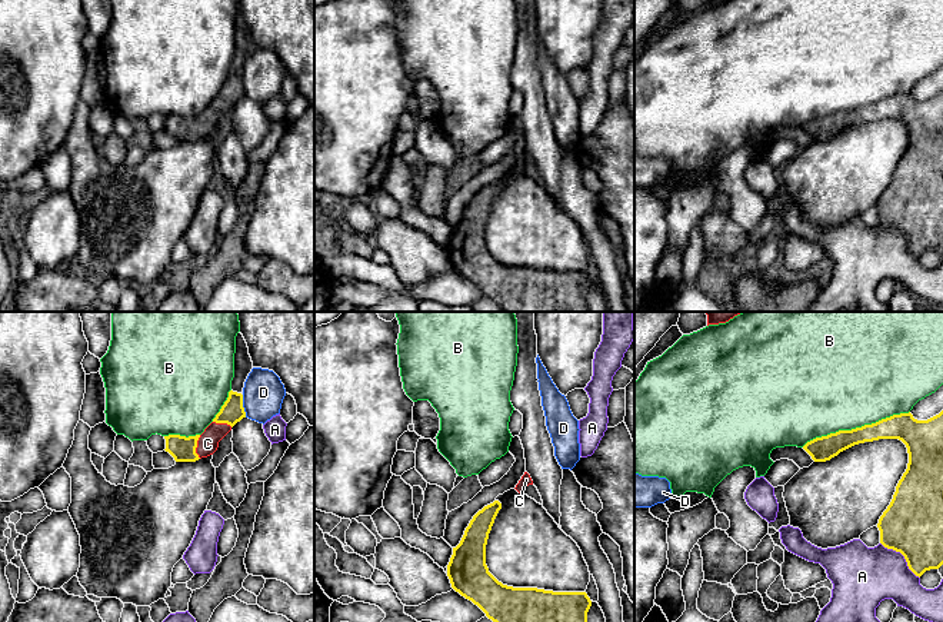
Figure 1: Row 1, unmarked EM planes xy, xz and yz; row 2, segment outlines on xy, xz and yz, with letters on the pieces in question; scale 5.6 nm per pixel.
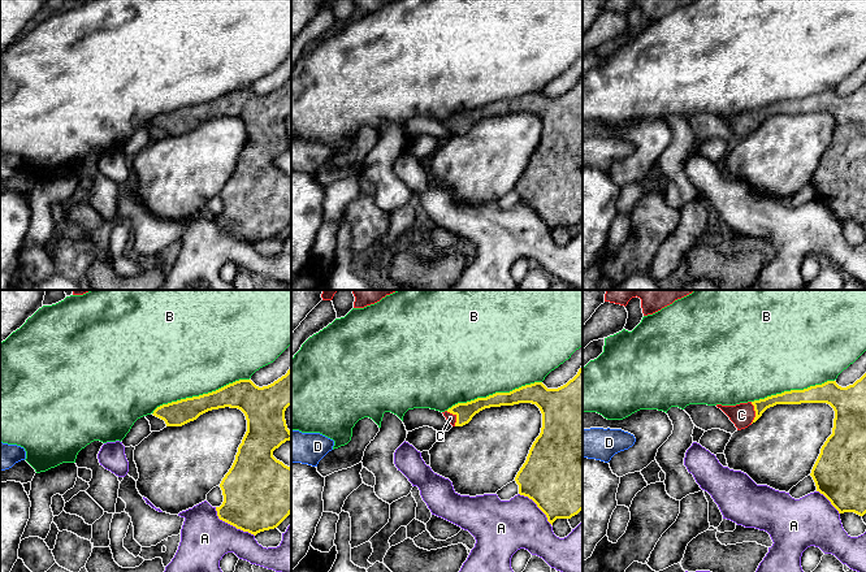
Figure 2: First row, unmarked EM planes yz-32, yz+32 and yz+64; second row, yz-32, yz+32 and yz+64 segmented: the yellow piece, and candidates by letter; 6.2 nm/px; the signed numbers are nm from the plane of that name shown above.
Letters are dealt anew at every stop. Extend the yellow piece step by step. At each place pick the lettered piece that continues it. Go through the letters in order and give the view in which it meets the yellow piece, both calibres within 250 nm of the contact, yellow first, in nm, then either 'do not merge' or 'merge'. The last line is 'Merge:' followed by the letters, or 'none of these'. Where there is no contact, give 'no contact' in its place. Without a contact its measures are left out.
A: yz | 340/340 nm | do not merge
B: yz | 140/500 nm | do not merge
C: xy | 140/120 nm | merge
D: xy | 130/240 nm | do not merge
Merge: C

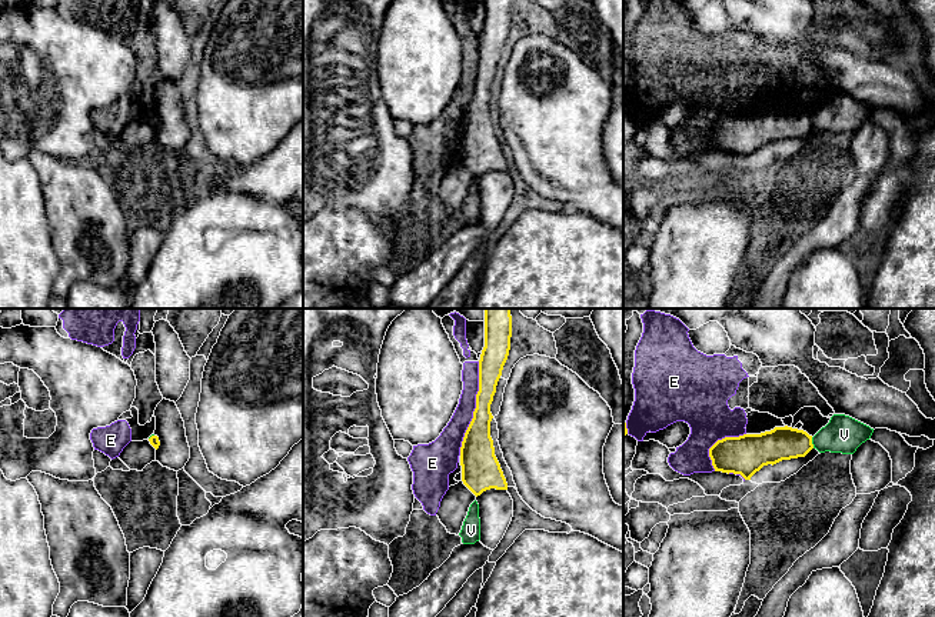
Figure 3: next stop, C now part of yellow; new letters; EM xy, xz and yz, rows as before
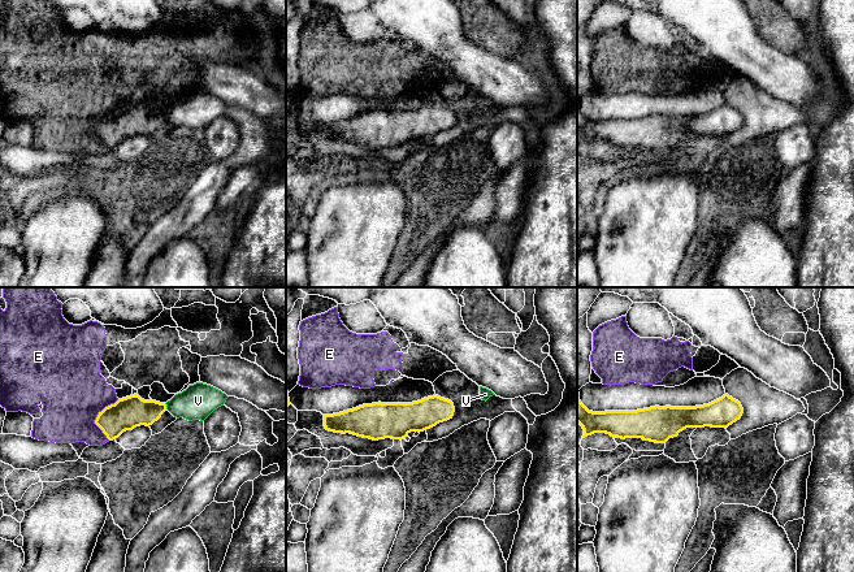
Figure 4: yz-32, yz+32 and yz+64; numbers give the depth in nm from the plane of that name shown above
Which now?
E: xz | 190/140 nm | do not merge
V: yz | 190/220 nm | do not merge
Merge: none of these

